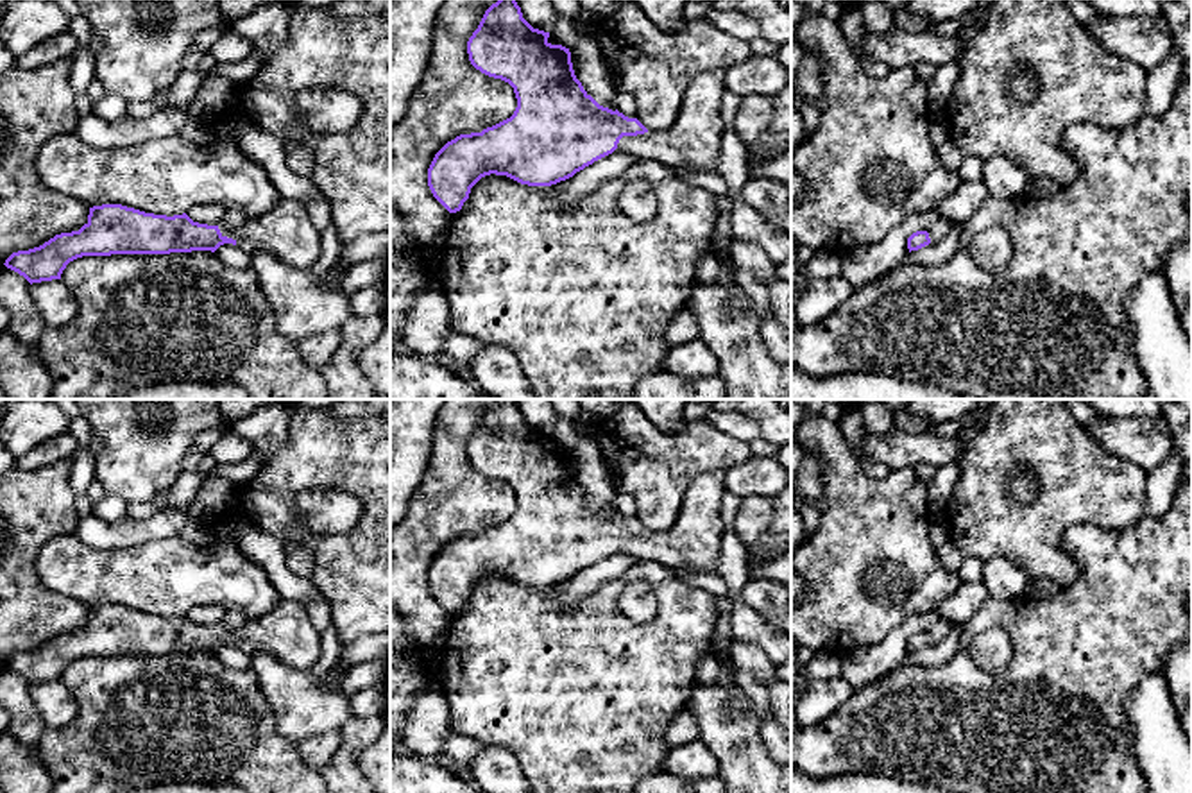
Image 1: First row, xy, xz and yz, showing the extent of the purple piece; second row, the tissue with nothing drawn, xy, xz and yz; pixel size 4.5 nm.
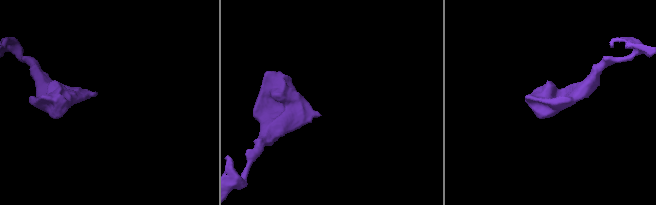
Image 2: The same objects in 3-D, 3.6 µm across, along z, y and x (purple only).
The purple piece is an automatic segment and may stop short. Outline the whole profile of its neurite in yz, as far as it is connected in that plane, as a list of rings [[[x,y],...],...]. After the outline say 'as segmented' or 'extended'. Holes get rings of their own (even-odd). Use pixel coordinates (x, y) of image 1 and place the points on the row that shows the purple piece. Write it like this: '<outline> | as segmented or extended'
[[[938,220],[936,224],[932,224],[927,231],[916,231],[907,238],[907,249],[911,251],[918,251],[925,245],[929,245],[931,242],[938,242],[941,238],[947,236],[947,233],[950,231],[952,224],[947,220]]] | extended

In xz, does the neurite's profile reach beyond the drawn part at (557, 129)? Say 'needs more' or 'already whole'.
needs more

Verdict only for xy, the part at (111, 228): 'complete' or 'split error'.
split error

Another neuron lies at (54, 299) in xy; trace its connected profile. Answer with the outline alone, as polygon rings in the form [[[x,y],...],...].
[[[63,279],[32,283],[30,295],[47,328],[63,328],[77,315],[77,303]]]

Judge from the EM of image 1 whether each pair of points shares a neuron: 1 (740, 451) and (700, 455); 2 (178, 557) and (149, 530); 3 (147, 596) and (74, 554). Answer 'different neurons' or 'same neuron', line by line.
1: same neuron
2: different neurons
3: same neuron

